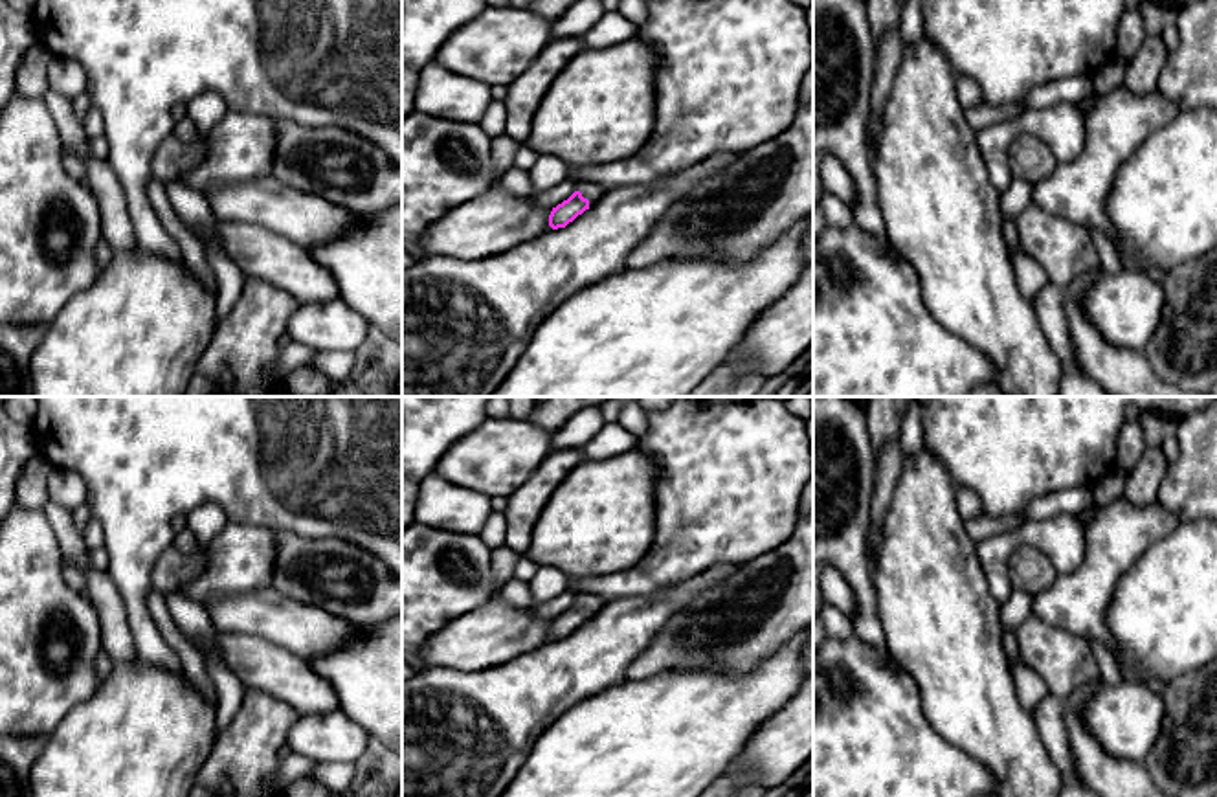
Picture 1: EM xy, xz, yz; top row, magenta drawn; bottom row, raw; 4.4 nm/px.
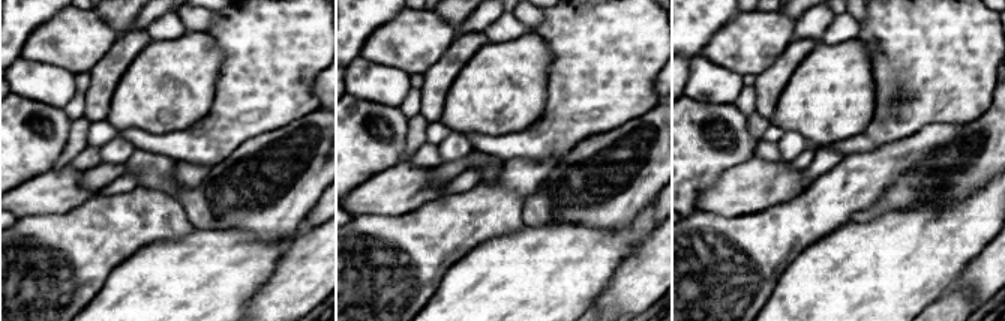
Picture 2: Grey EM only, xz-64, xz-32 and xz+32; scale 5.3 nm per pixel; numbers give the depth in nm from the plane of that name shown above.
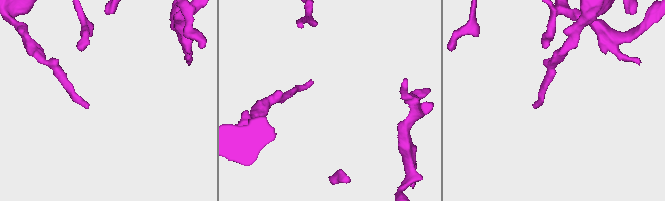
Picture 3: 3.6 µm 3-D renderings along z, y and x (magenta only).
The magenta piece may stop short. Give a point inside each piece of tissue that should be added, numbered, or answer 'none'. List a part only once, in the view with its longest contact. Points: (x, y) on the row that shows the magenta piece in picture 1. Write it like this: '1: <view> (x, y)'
1: xz (593, 191)

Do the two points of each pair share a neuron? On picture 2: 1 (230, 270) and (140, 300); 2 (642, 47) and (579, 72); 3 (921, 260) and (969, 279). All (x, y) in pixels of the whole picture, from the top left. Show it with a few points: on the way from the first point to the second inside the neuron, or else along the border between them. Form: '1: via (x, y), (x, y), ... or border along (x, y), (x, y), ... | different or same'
1: via (207, 278), (179, 300), (162, 300) | same
2: via (627, 47), (617, 47), (594, 69) | same
3: border along (983, 249), (950, 290) | different

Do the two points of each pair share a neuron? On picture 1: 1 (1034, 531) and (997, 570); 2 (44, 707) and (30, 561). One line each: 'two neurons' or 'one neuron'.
1: one neuron
2: one neuron

